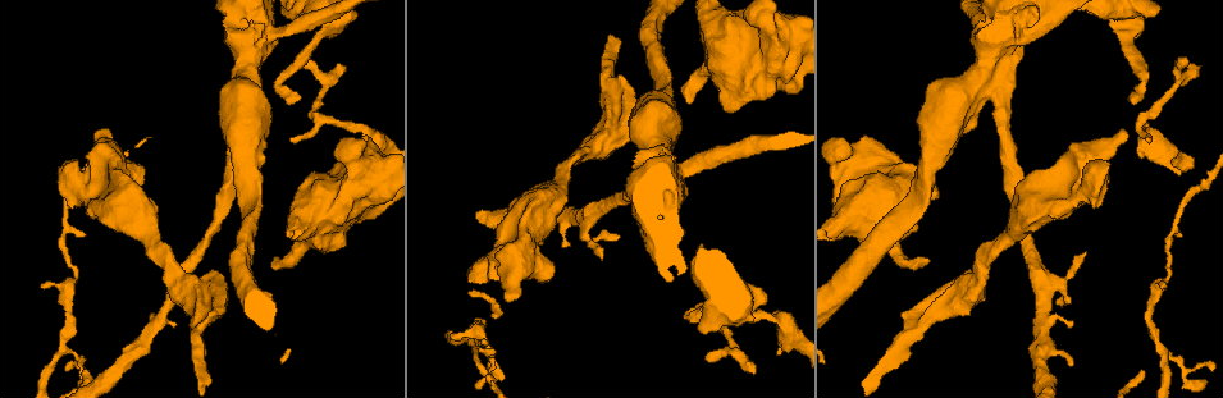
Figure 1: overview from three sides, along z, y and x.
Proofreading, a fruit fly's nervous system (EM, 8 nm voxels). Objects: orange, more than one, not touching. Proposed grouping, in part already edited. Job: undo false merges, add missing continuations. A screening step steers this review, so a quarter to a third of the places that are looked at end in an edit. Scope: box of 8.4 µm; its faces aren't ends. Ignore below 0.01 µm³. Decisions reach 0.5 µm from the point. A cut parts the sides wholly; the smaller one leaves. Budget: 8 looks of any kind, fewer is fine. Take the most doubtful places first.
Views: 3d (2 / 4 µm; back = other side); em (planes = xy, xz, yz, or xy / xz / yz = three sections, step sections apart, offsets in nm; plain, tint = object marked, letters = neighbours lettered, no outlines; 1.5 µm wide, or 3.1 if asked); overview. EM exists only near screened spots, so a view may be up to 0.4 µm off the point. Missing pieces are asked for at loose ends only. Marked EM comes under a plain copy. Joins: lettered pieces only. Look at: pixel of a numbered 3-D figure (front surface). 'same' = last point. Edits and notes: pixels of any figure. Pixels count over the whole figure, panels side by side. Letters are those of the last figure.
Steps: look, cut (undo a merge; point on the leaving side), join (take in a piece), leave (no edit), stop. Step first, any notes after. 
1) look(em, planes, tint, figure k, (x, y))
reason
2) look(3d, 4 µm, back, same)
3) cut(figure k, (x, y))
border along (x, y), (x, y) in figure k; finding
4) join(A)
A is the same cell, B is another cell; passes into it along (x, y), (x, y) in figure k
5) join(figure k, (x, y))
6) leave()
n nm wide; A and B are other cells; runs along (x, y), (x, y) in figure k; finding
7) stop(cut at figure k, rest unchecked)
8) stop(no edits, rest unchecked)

look(em, xz, step 4, letters, figure 1, (226, 293))
branch stops here

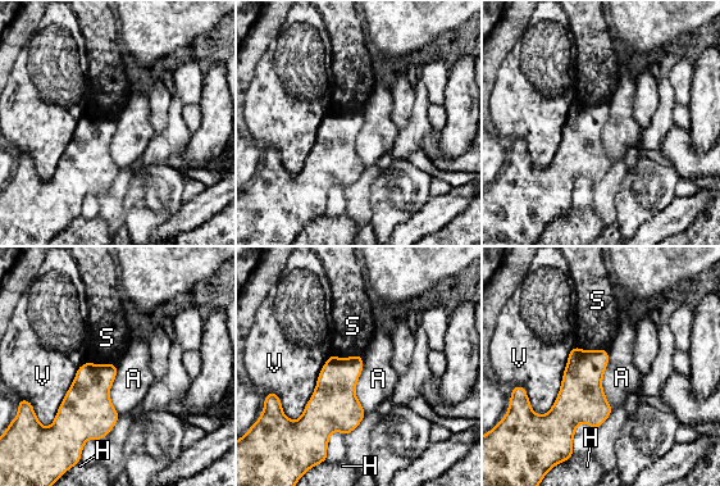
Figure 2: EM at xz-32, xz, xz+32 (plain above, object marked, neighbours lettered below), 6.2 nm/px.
look(em, xy, step 8, letters, same)

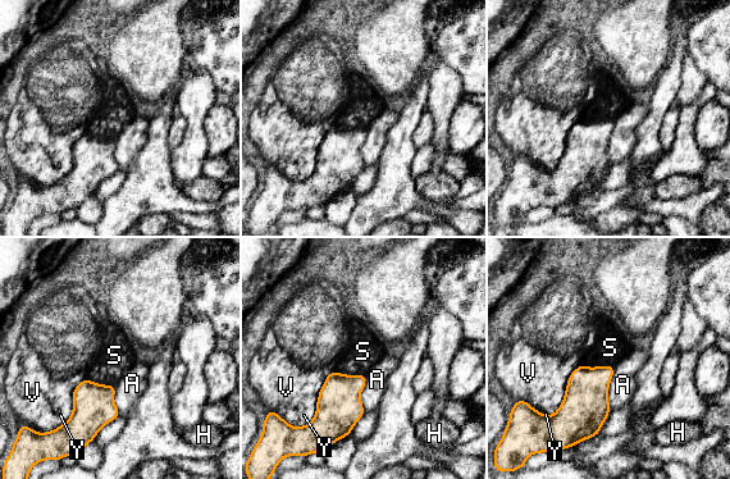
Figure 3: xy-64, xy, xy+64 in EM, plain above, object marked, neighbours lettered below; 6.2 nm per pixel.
leave()
A, H, S, V and Y are other cells; no lettered piece goes on from it

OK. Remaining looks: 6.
look(em, planes, letters, figure 1, (308, 239))
sudden change in width

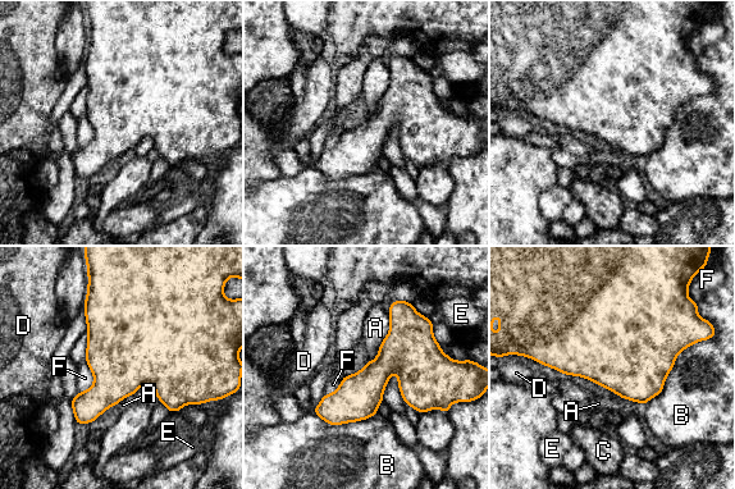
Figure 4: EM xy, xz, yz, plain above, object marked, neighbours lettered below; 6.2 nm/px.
leave()
B touches over 420 nm; A, B, C, D, E and F are other cells; border along (388, 314), (388, 334), (369, 361) in figure 4; continuous, no second neuron

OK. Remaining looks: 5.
look(em, planes, letters, figure 1, (1151, 144))
sudden change in width

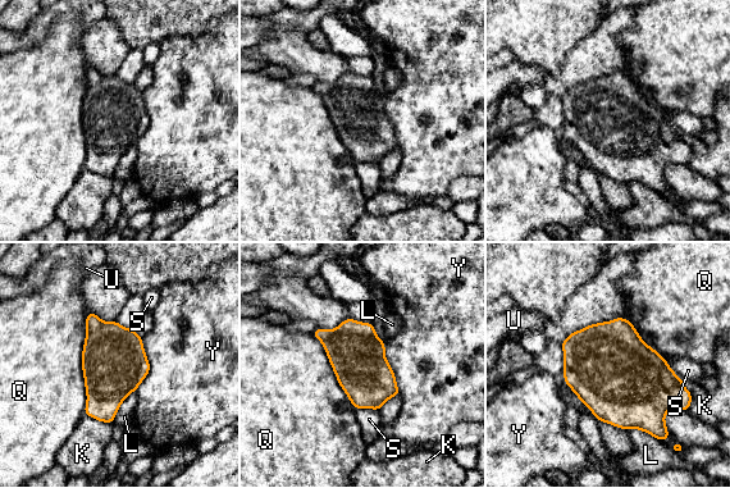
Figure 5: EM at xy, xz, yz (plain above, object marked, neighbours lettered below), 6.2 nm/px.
leave()
340 nm wide; K, L, Q, S, U and Y are other cells; border along (142, 337), (149, 373), (135, 391) in figure 5; one neuron here

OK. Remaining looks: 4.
stop(no edits, rest unchecked)

